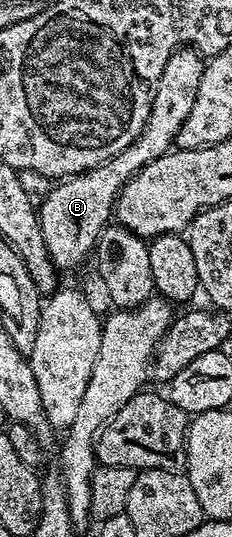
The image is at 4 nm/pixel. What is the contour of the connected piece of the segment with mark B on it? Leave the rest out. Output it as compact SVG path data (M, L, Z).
M180 47L173 51L162 74L159 75L157 84L153 86L153 100L149 102L149 114L141 134L128 145L119 155L107 159L103 164L88 169L85 173L76 173L74 177L58 180L50 188L49 192L39 201L39 218L41 230L43 231L43 243L47 243L47 251L53 260L53 266L58 271L73 269L85 256L94 252L97 237L106 225L110 224L111 214L114 212L117 194L121 192L122 186L126 184L147 163L159 159L165 153L174 148L177 133L181 129L187 115L191 113L191 107L195 107L195 99L199 95L199 79L203 79L206 58L192 47Z

